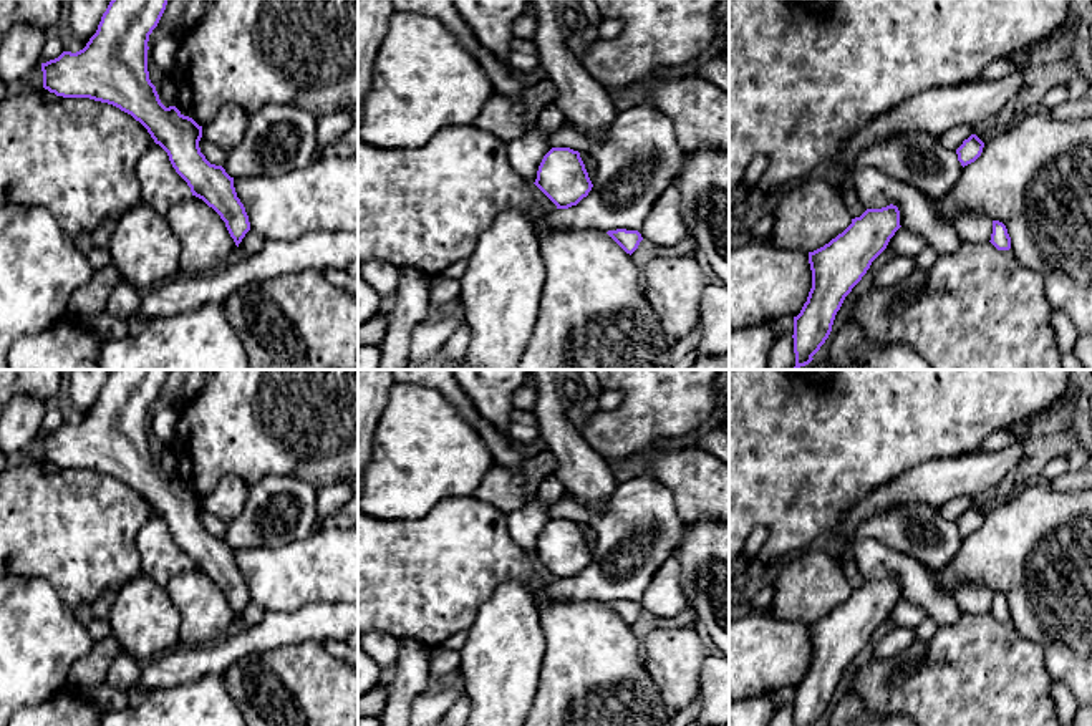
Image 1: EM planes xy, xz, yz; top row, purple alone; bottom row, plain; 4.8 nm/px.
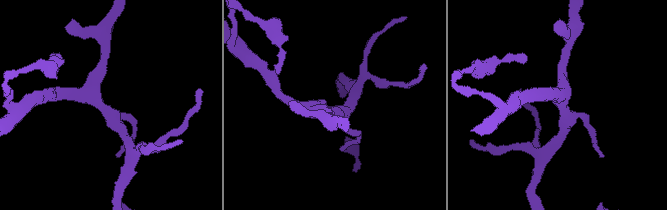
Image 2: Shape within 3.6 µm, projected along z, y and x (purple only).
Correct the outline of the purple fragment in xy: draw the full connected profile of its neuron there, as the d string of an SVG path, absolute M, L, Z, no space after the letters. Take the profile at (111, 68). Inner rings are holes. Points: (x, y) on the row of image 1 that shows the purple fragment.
M111 0L96 33L83 50L63 51L58 58L41 63L43 88L63 98L89 98L113 104L139 121L154 143L167 152L172 167L187 182L192 196L202 199L220 215L239 247L250 230L250 222L237 197L234 177L222 166L210 164L201 152L202 126L184 116L176 106L166 108L149 80L147 41L166 5L167 0Z

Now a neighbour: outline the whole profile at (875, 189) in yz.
M860 167L845 176L865 209L882 209L890 204L900 211L901 229L921 235L938 255L953 254L959 237L951 222L938 217L931 197L916 187L896 181L877 167Z

